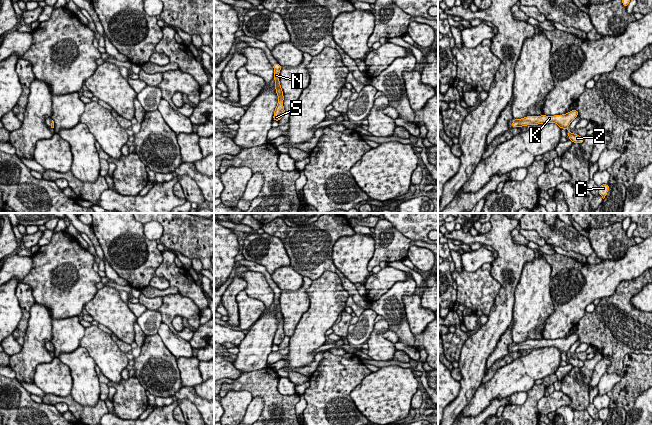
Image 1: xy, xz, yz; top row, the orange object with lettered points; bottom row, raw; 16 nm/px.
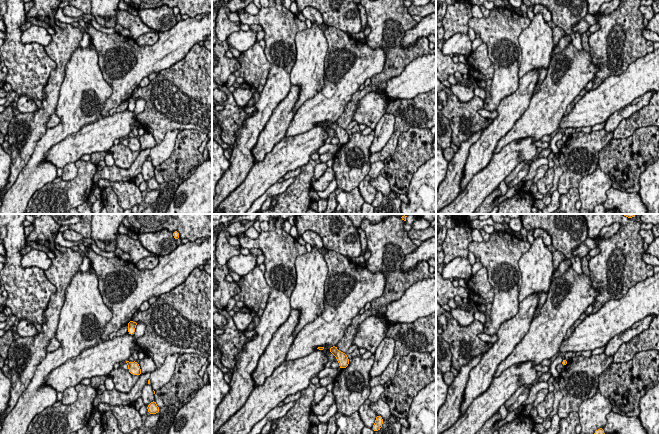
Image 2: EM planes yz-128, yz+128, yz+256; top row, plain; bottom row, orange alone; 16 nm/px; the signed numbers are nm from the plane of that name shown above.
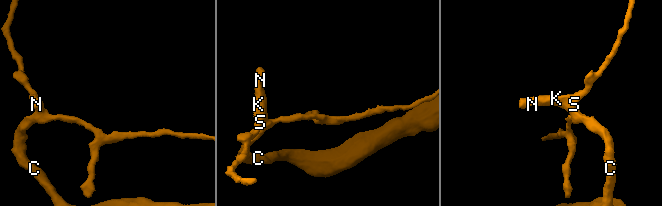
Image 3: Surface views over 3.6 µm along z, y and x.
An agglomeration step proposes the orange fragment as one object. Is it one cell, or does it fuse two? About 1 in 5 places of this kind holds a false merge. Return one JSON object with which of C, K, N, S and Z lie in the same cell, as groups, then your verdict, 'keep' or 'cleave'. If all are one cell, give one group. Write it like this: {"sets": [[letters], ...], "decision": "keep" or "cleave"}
{"sets": [["C", "K", "N", "S", "Z"]], "decision": "keep"}

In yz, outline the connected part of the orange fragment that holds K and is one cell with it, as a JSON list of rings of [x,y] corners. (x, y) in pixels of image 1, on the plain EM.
[[[572,334],[567,338],[554,339],[554,340],[546,340],[546,339],[527,340],[521,343],[513,343],[512,352],[553,346],[556,347],[560,352],[562,353],[566,352],[568,354],[568,350],[577,340],[578,340],[577,334]]]

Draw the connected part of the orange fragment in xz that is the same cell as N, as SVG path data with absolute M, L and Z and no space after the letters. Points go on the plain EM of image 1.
M275 287L273 289L274 304L275 304L274 310L275 310L275 313L276 313L277 320L278 320L278 328L275 332L274 340L273 340L273 344L275 344L275 345L279 345L285 337L284 330L283 330L284 320L283 320L283 315L282 315L282 312L281 312L281 309L280 309L280 305L279 305L279 297L280 297L281 291L282 290L278 287Z

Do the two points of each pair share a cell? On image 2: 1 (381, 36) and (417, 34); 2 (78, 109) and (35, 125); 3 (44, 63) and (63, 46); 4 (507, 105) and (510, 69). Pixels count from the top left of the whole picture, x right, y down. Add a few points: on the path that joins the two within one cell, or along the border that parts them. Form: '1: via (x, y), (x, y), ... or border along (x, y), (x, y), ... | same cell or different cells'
1: border along (417, 23), (405, 33), (400, 42), (402, 48) | different cells
2: border along (60, 90), (54, 113) | different cells
3: border along (43, 46), (46, 54), (55, 63), (48, 80) | different cells
4: border along (520, 78), (518, 87), (505, 96), (496, 109) | different cells

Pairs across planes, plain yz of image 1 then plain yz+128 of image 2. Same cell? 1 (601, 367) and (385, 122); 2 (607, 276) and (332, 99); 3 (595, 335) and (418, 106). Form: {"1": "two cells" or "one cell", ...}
{"1": "one cell", "2": "one cell", "3": "one cell"}

